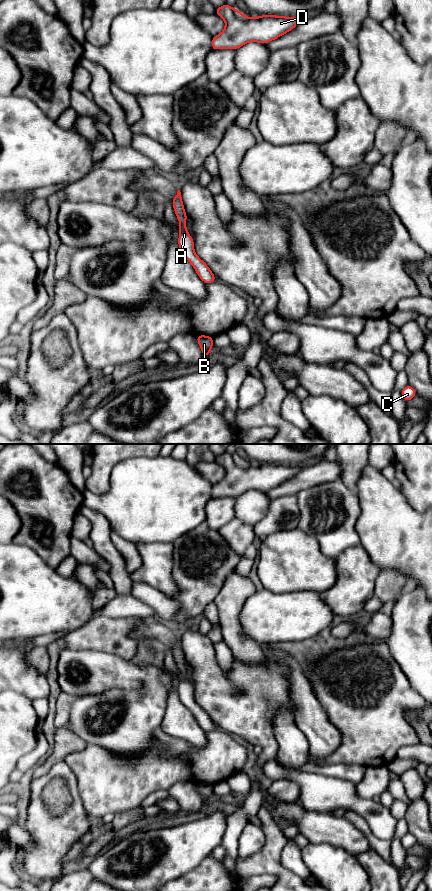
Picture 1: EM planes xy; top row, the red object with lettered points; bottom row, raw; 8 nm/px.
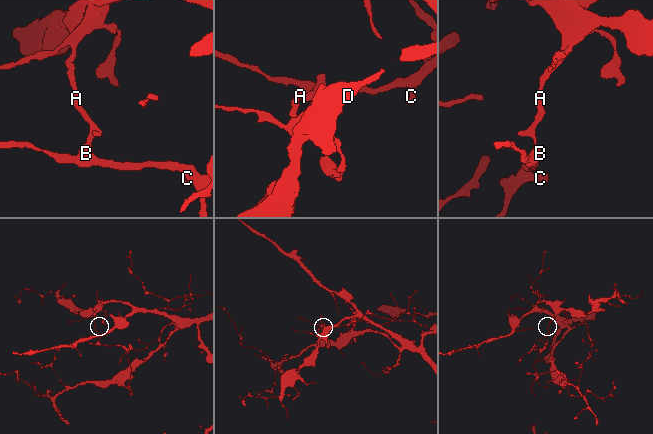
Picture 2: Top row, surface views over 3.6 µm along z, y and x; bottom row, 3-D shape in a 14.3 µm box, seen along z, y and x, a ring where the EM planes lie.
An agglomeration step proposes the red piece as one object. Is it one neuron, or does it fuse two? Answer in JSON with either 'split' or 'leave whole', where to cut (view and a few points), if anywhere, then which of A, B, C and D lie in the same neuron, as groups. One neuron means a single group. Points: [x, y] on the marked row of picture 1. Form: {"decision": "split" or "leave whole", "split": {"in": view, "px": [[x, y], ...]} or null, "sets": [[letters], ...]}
{"decision": "leave whole", "split": null, "sets": [["A", "B", "C", "D"]]}

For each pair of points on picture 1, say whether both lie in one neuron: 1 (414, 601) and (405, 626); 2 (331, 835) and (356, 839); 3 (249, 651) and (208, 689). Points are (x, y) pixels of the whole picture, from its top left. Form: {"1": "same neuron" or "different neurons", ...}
{"1": "same neuron", "2": "same neuron", "3": "different neurons"}

